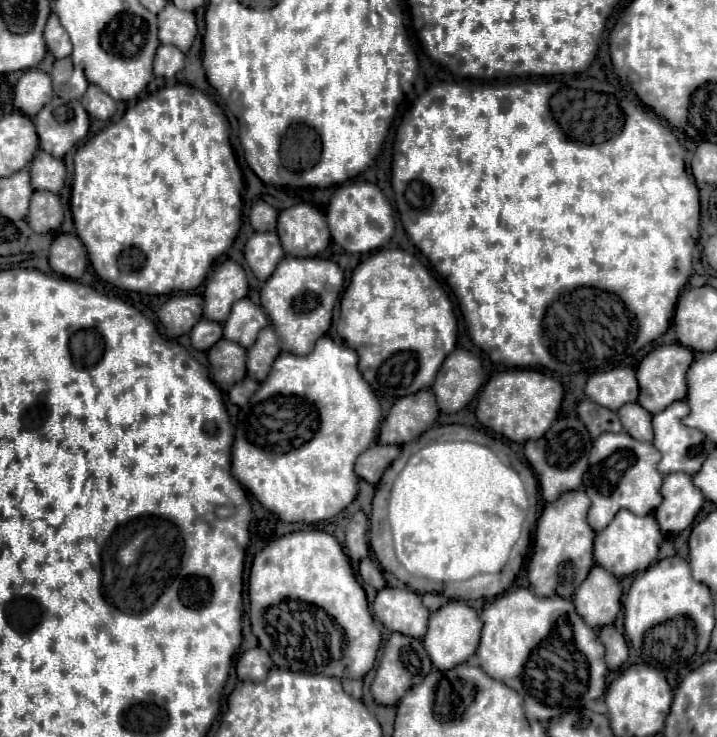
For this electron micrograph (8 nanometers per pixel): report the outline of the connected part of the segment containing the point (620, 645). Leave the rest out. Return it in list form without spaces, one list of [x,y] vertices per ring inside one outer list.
[[[604,626],[600,630],[600,642],[606,648],[606,664],[610,670],[618,670],[628,658],[628,644],[624,636],[614,626]]]

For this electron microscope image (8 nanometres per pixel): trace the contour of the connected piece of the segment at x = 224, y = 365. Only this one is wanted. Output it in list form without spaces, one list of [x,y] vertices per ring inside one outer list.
[[[220,340],[208,350],[212,380],[220,388],[228,388],[246,376],[246,350],[230,340]]]

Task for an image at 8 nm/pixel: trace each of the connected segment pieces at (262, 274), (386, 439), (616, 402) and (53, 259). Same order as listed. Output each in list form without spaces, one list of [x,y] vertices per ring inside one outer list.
[[[256,232],[246,242],[244,256],[246,256],[246,262],[248,262],[250,270],[254,272],[254,276],[258,280],[266,280],[274,272],[274,266],[284,256],[278,234],[276,232]]]
[[[430,390],[404,396],[394,402],[382,428],[380,444],[406,444],[426,432],[438,416],[438,404]]]
[[[614,368],[598,372],[586,382],[586,396],[600,406],[618,410],[626,402],[638,400],[638,382],[632,368]]]
[[[60,234],[50,246],[50,268],[66,278],[82,278],[86,270],[86,248],[74,234]]]

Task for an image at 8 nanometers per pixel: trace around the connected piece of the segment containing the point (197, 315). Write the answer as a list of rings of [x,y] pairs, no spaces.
[[[196,294],[172,296],[158,310],[158,320],[164,326],[168,338],[178,338],[182,334],[188,334],[200,318],[202,318],[202,298]]]

